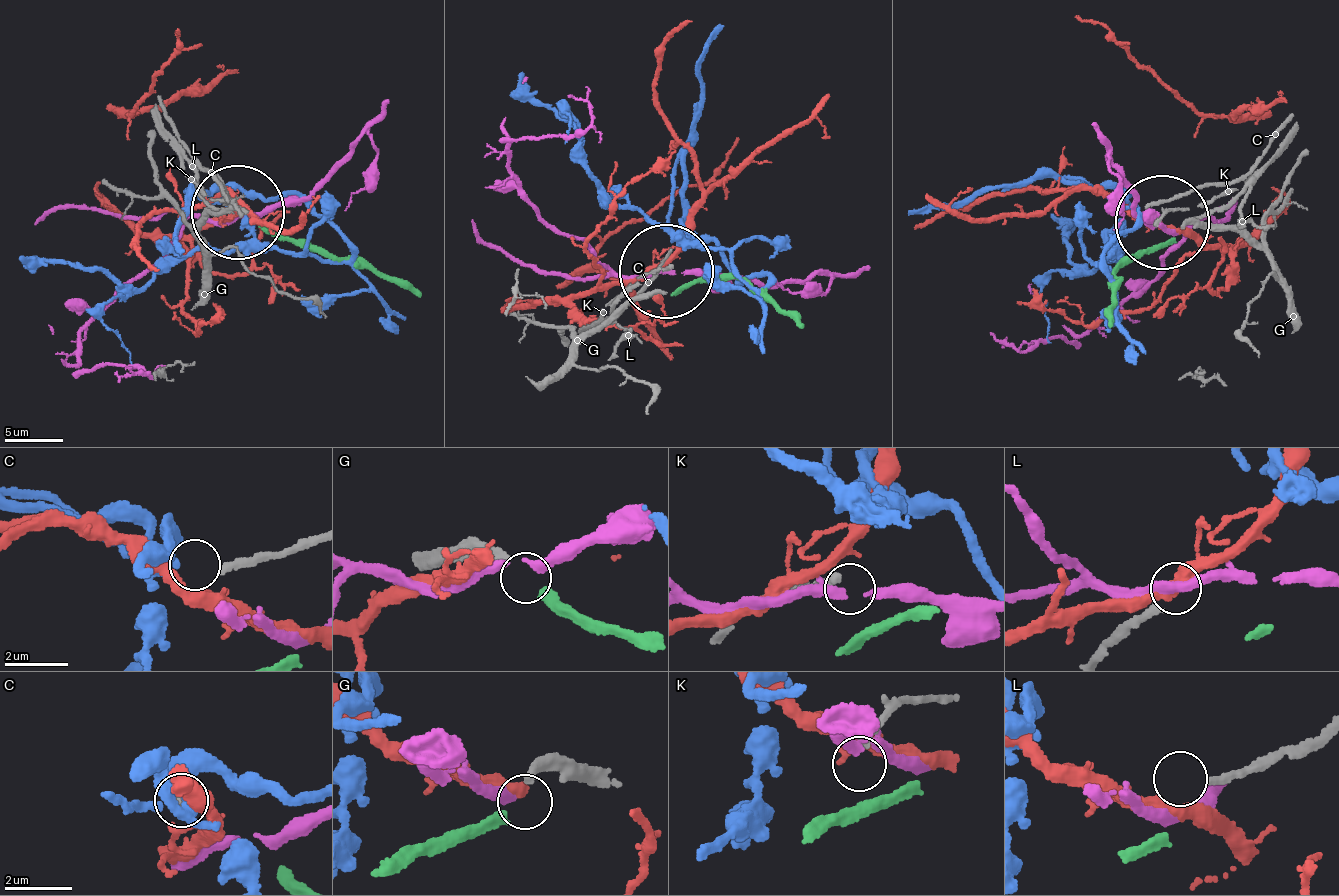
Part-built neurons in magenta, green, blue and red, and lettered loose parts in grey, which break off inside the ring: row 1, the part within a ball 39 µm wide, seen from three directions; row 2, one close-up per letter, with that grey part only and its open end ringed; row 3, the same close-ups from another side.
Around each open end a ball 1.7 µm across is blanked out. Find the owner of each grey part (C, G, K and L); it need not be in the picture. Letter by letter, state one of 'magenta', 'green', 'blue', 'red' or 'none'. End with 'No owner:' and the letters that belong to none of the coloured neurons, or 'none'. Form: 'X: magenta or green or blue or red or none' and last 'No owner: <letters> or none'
C: blue
G: green
K: none
L: none
No owner: K, L

